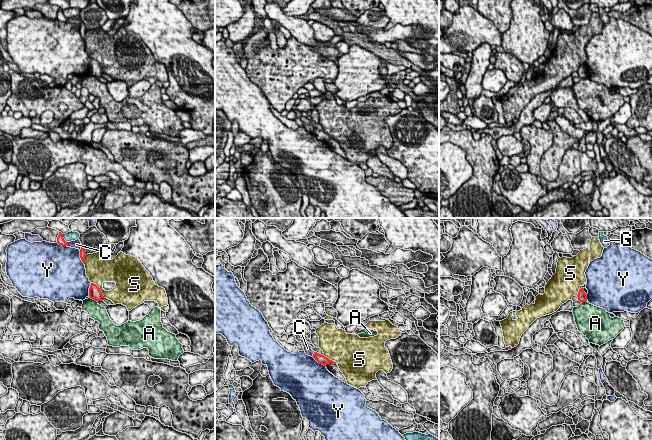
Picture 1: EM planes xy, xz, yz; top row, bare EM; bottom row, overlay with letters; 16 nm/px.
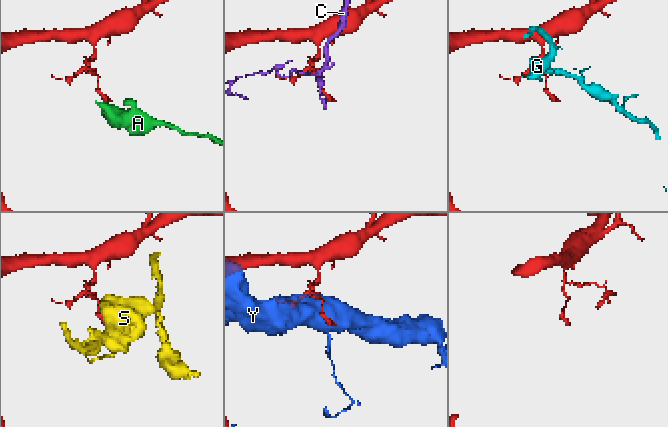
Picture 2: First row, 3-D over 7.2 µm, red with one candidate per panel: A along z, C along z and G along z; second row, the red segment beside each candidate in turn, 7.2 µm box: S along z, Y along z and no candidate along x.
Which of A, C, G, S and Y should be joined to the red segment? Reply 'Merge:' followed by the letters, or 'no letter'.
Merge: no letter

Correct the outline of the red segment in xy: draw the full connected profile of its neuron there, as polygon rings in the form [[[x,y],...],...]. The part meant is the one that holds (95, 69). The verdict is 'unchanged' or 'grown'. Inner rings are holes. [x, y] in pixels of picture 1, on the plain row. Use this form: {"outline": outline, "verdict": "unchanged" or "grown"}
{"outline": [[[91,59],[90,64],[89,64],[89,73],[95,77],[102,77],[102,75],[104,74],[100,64],[94,60]]], "verdict": "unchanged"}

